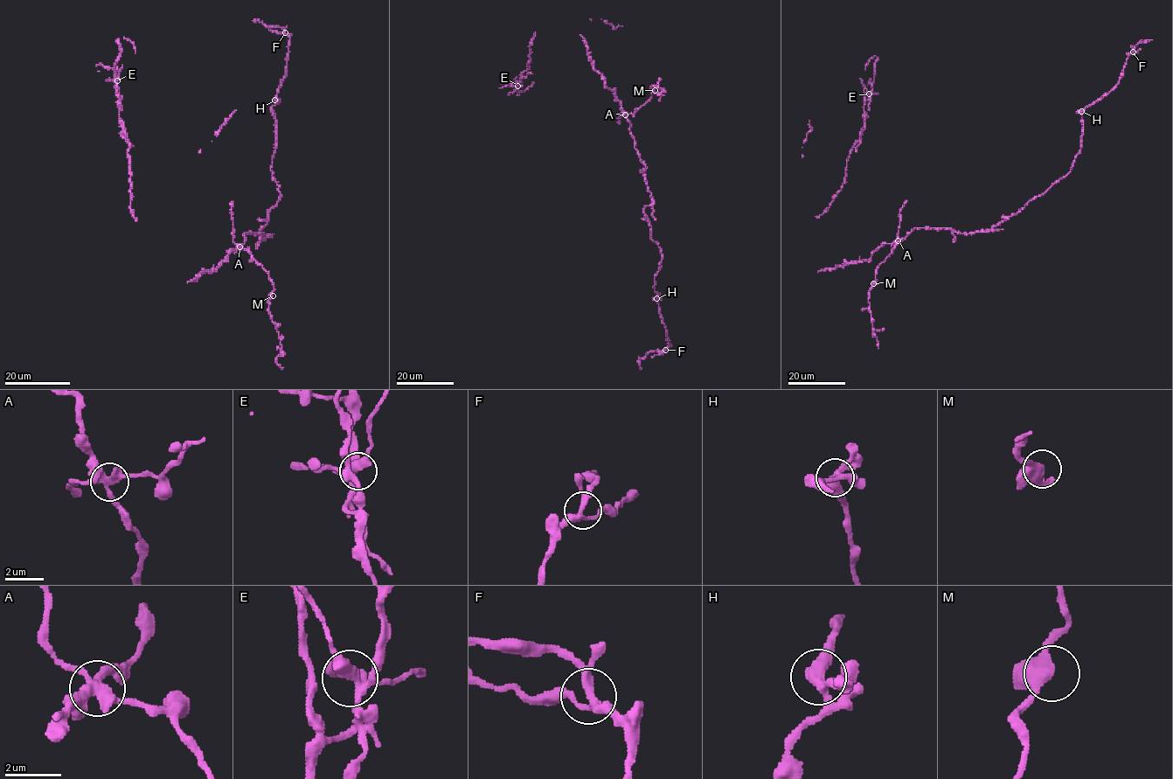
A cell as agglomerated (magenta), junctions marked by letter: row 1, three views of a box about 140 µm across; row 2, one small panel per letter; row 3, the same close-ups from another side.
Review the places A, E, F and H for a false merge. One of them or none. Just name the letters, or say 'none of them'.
A

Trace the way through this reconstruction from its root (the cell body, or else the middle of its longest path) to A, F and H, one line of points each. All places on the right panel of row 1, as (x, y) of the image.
A: (909, 233), (898, 240)
F: (909, 233), (922, 227), (967, 233), (990, 230), (1065, 177), (1080, 149), (1081, 112), (1117, 85), (1133, 52)
H: (909, 233), (915, 228), (928, 227), (973, 233), (990, 230), (1016, 214), (1069, 172), (1080, 149), (1081, 111)

